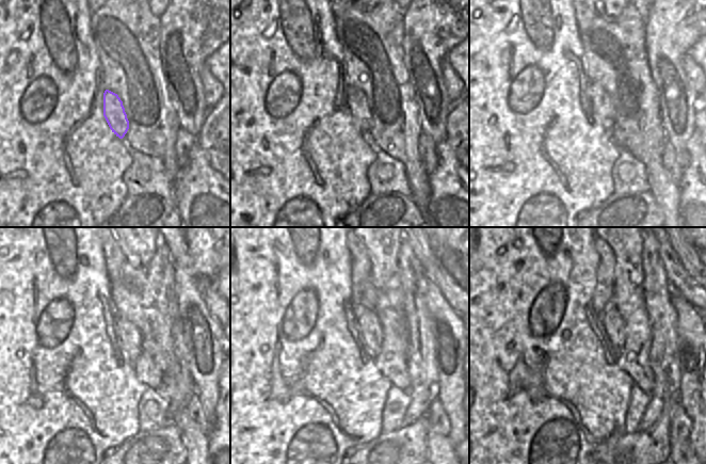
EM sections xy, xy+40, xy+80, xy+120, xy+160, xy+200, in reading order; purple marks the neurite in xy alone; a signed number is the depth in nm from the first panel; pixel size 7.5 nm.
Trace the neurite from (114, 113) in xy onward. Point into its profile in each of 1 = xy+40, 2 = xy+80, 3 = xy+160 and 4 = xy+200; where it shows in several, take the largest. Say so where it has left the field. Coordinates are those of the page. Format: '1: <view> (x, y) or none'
1: xy+40 (355, 99)
2: xy+80 (602, 107)
3: xy+160 (368, 322)
4: xy+200 (611, 321)

